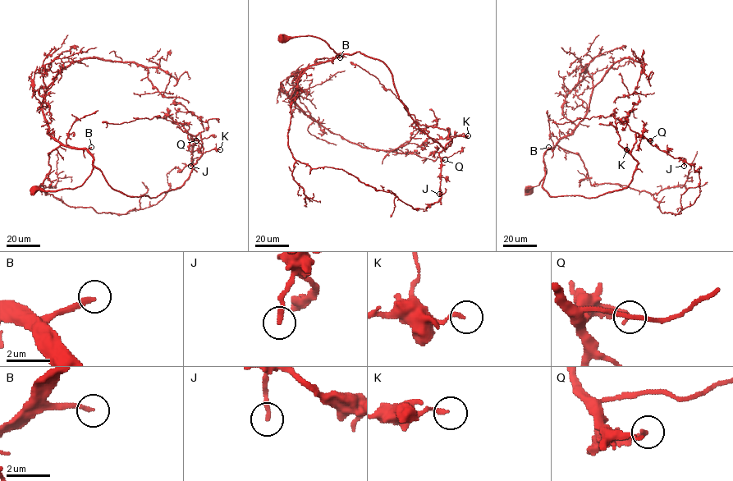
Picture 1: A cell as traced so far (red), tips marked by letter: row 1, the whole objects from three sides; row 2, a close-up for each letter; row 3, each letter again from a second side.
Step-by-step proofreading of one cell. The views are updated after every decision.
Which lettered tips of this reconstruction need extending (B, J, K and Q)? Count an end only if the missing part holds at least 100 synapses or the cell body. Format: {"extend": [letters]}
{"extend": ["B"]}

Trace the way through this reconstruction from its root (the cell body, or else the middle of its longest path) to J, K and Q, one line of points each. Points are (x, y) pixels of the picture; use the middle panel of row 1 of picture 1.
J: (282, 38), (316, 36), (340, 56), (381, 60), (418, 127), (444, 148), (451, 141), (439, 153), (439, 194)
K: (282, 38), (316, 36), (340, 56), (359, 52), (381, 60), (407, 112), (432, 140), (445, 148), (468, 135)
Q: (282, 38), (316, 36), (340, 56), (381, 60), (418, 127), (444, 148), (451, 140), (445, 159)

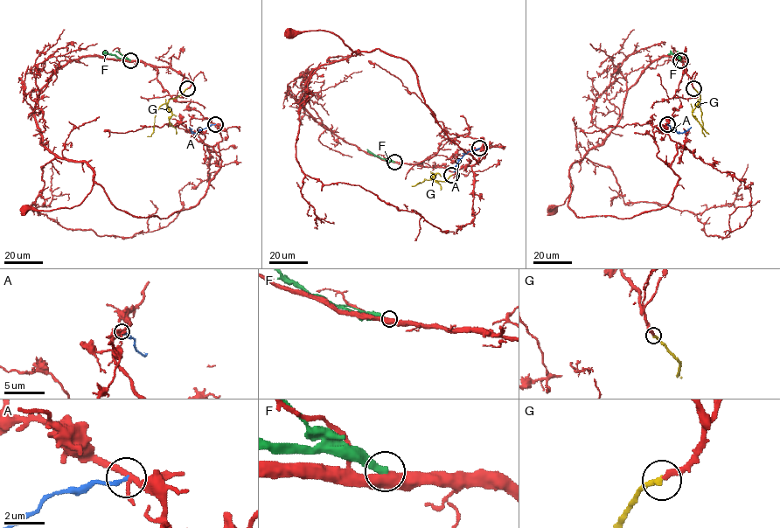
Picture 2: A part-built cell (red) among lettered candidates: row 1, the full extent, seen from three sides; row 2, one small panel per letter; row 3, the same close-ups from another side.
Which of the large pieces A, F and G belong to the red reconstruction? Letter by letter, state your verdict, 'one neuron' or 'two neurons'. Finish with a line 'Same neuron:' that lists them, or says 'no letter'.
A: two neurons
F: two neurons
G: one neuron
Same neuron: G

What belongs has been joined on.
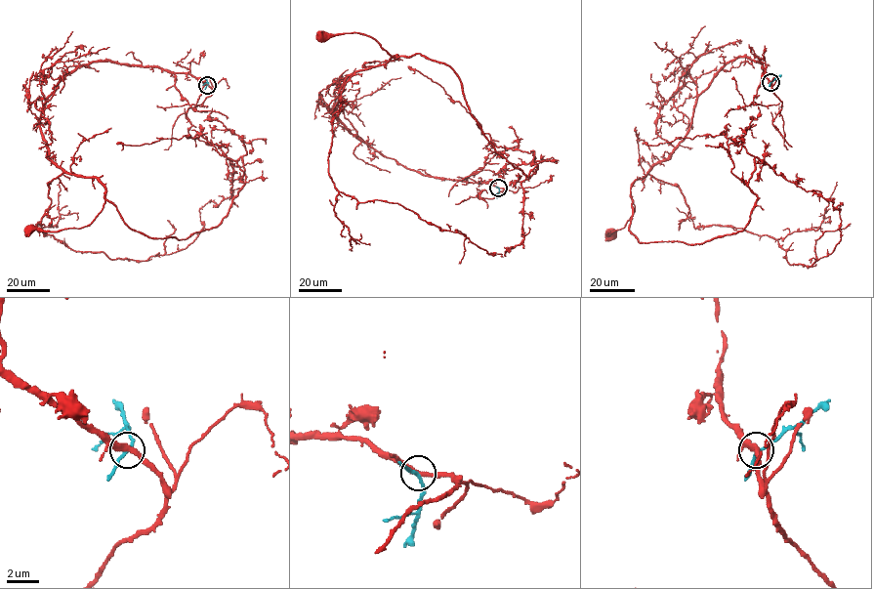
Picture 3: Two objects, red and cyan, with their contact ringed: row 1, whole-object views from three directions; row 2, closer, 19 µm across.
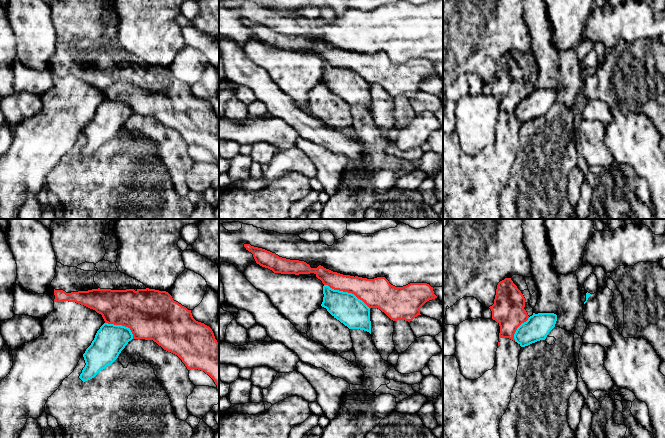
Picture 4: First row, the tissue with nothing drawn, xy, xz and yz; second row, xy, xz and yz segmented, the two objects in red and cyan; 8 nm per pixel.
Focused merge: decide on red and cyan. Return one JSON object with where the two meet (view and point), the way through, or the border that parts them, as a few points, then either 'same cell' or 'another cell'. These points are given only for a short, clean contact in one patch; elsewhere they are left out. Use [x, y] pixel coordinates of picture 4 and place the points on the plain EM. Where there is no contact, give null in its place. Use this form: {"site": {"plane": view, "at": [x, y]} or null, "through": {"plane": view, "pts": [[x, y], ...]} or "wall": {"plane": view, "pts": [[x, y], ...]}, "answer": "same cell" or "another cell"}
{"site": {"plane": "xz", "at": [347, 67]}, "wall": {"plane": "xz", "pts": [[324, 60], [334, 65], [353, 69], [369, 84]]}, "answer": "another cell"}

